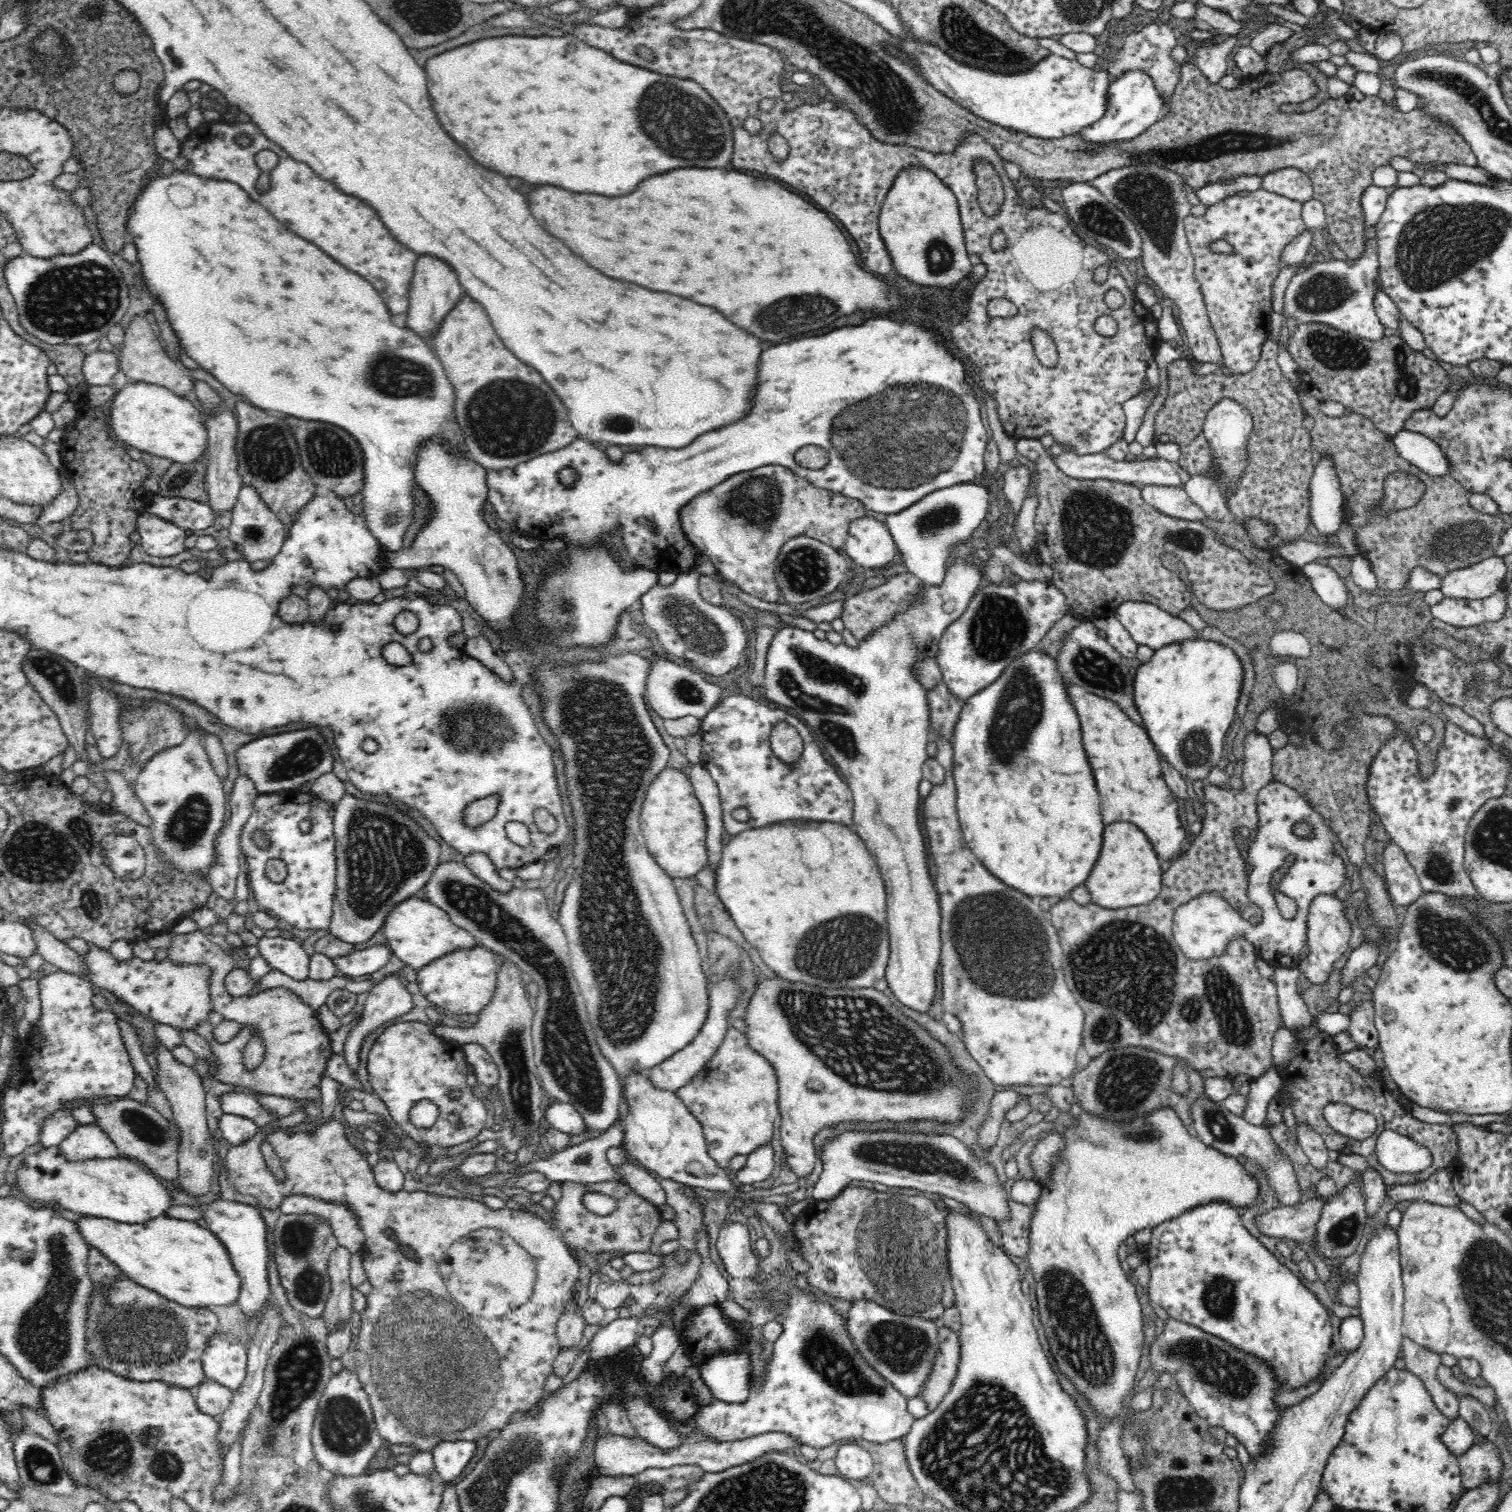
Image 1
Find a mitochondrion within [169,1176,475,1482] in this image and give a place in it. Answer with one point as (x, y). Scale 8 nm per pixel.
(297, 1374)

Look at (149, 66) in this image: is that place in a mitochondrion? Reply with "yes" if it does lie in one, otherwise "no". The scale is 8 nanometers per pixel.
yes

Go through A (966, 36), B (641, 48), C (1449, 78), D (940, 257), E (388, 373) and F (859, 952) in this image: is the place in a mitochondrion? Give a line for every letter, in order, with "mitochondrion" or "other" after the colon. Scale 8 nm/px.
A: mitochondrion
B: other
C: mitochondrion
D: mitochondrion
E: mitochondrion
F: mitochondrion

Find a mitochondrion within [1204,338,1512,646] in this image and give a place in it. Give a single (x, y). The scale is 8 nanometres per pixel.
(1460, 542)

